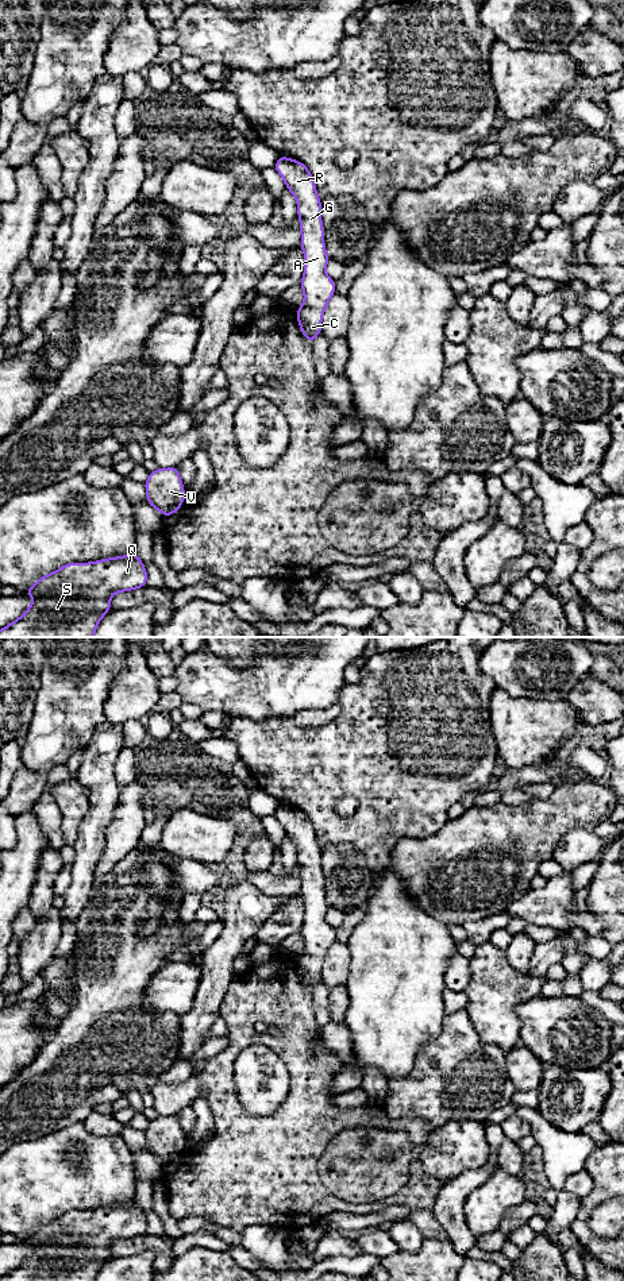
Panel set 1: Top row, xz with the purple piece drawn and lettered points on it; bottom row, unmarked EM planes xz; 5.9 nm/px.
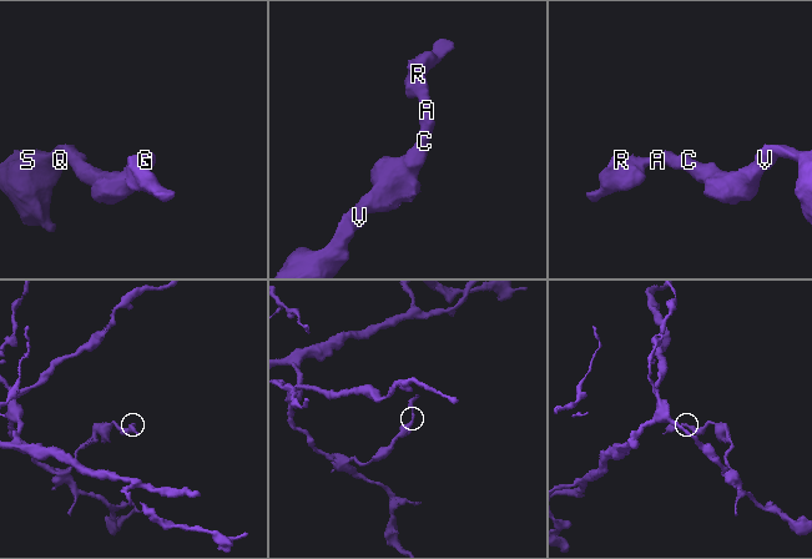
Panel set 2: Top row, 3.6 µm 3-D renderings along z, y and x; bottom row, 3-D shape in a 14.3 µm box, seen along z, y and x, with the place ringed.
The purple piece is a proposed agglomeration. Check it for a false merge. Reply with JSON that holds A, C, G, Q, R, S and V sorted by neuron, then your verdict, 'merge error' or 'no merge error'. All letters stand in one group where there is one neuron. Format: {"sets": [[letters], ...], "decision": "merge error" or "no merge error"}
{"sets": [["A", "C", "G", "Q", "R", "S", "V"]], "decision": "no merge error"}

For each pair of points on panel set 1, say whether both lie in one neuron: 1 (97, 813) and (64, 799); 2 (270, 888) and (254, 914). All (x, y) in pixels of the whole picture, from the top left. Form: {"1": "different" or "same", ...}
{"1": "different", "2": "different"}

